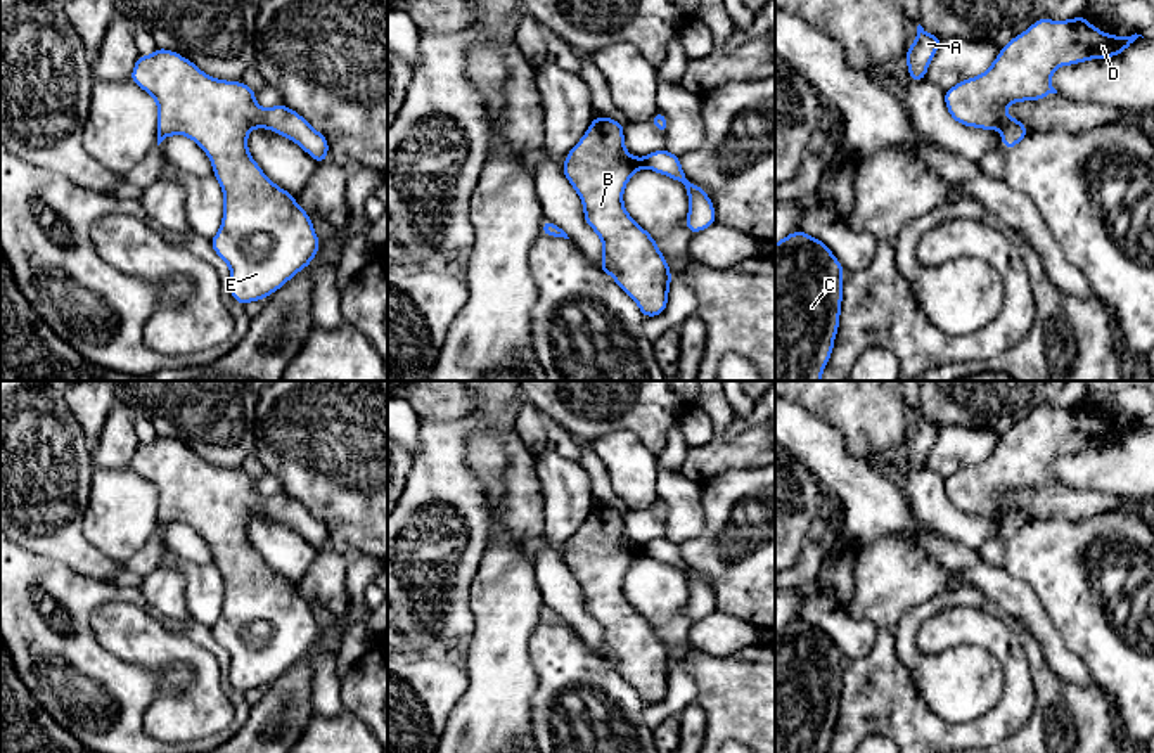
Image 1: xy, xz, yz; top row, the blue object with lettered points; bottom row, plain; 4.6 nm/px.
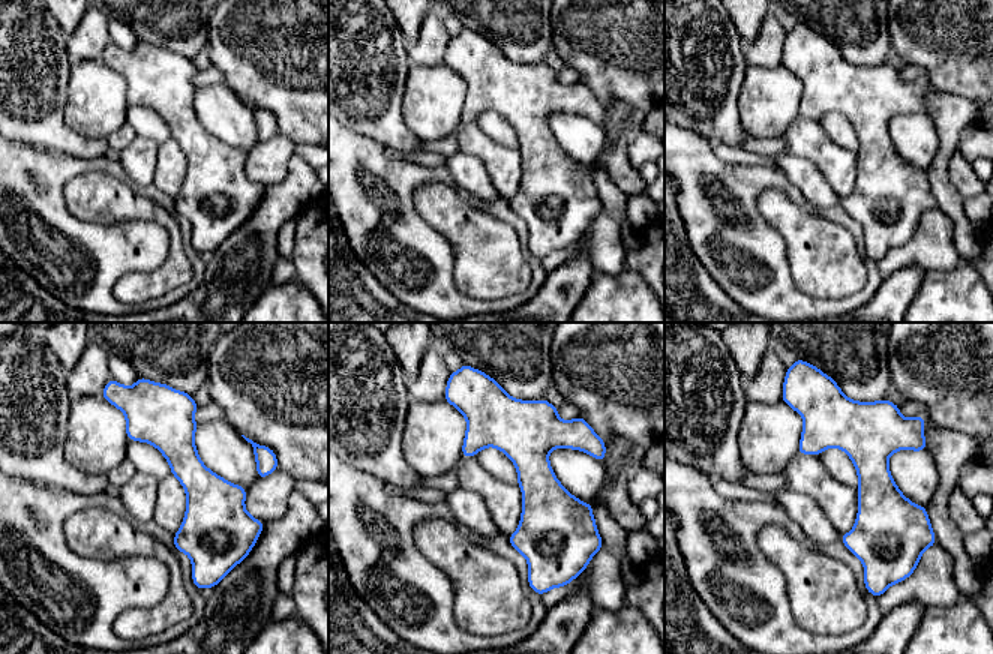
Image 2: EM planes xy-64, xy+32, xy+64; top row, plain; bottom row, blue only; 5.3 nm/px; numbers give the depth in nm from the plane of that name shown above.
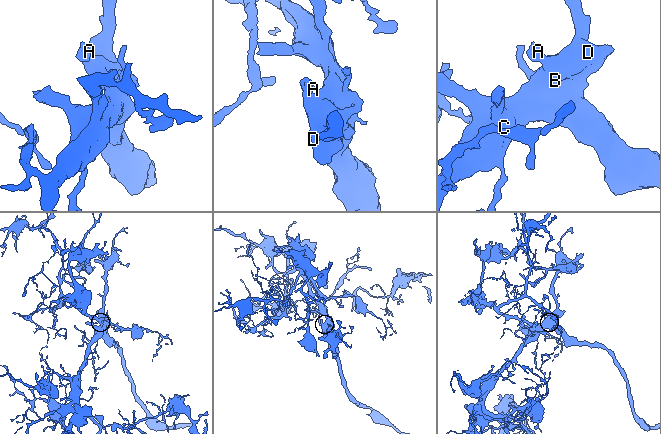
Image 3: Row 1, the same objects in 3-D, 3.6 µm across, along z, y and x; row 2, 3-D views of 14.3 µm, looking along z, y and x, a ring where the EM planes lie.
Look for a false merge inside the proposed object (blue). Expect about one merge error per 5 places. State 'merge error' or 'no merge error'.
no merge error

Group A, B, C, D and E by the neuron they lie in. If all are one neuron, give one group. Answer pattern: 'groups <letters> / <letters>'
groups A B C D E

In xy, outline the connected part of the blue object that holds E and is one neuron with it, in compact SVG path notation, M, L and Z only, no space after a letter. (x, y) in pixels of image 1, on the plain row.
M161 434L152 443L138 443L130 467L157 490L157 533L170 523L185 523L211 547L213 563L223 576L223 608L209 630L230 654L232 685L240 692L261 689L306 656L320 637L310 602L296 592L292 582L263 561L249 542L247 523L254 516L277 519L318 552L329 547L325 523L284 492L260 495L256 478L246 471L216 467L178 440Z

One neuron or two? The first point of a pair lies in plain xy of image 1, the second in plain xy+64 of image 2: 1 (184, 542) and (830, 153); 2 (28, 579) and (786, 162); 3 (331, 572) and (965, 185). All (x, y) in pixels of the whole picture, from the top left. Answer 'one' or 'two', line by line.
1: two
2: two
3: one

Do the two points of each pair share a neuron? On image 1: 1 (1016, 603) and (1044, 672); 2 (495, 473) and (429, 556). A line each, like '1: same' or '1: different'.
1: different
2: different

